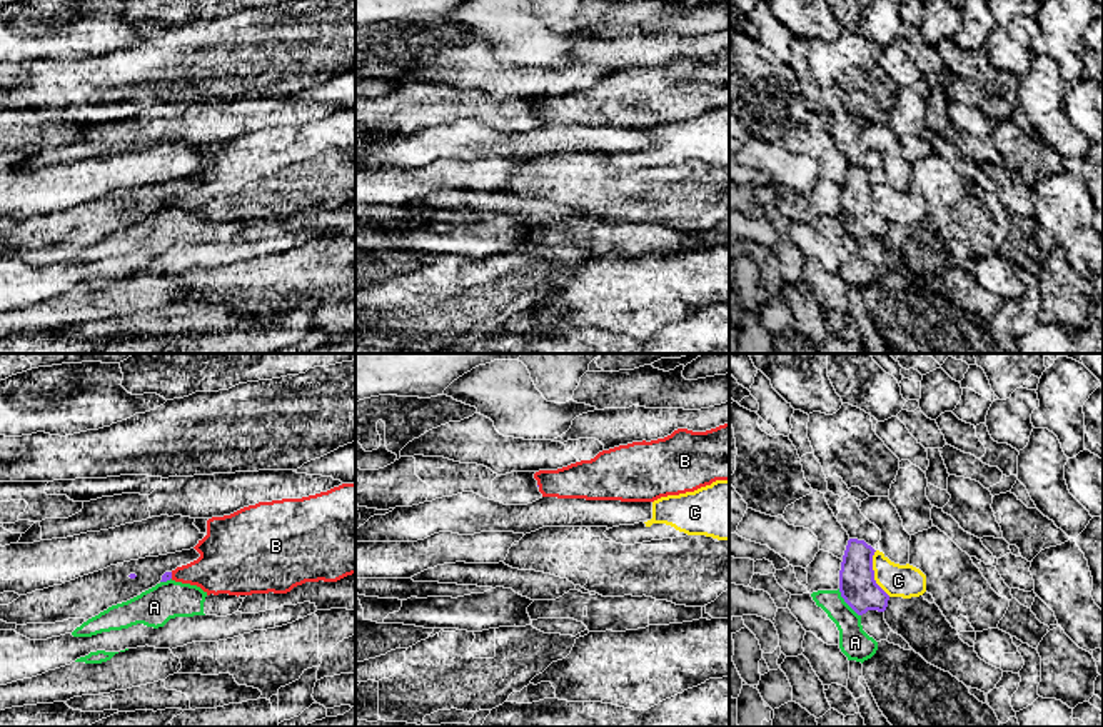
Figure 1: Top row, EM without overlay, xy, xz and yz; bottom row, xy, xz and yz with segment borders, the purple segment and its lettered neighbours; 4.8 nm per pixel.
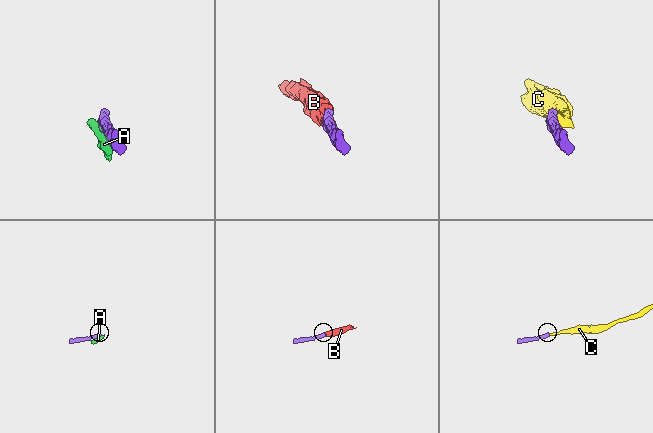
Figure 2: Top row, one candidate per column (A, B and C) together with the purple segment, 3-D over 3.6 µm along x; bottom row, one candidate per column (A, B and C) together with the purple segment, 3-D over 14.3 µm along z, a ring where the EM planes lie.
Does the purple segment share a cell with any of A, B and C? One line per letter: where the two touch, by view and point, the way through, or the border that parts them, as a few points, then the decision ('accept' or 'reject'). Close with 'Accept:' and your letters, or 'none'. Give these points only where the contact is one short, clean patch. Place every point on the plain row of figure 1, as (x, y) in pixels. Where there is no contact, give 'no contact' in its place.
A: yz (846, 229) | reject
B: xy (171, 202) | across xy (167, 202), (171, 202), (221, 195) | accept
C: yz (873, 200) | along yz (875, 177), (873, 205), (890, 222) | reject
Accept: B

